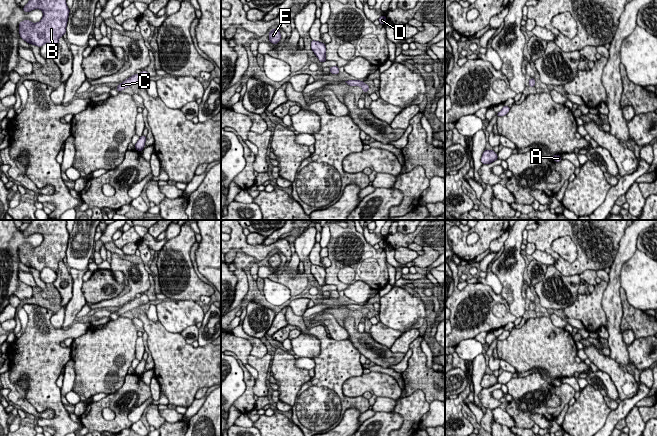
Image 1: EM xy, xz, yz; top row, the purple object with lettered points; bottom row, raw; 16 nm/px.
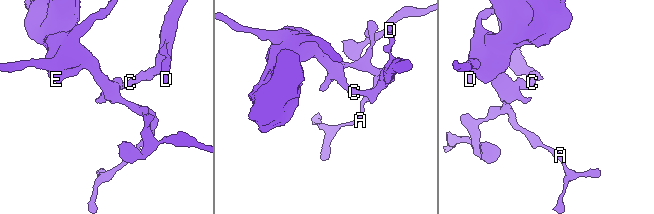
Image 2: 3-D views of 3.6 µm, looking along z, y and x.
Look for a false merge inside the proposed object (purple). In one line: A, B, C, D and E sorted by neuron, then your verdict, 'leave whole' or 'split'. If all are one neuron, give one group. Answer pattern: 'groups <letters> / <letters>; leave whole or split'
groups A B C D E; leave whole

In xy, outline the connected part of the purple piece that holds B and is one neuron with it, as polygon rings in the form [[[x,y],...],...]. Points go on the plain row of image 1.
[[[32,220],[23,234],[27,237],[34,233],[40,233],[43,241],[37,247],[29,244],[19,247],[21,263],[38,271],[50,268],[57,272],[59,262],[66,257],[70,236],[66,220]]]

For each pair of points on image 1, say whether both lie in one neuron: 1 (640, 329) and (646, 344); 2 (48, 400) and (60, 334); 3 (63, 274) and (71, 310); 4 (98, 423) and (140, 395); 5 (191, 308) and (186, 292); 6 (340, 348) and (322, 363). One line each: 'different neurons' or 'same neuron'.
1: different neurons
2: same neuron
3: different neurons
4: same neuron
5: different neurons
6: same neuron

